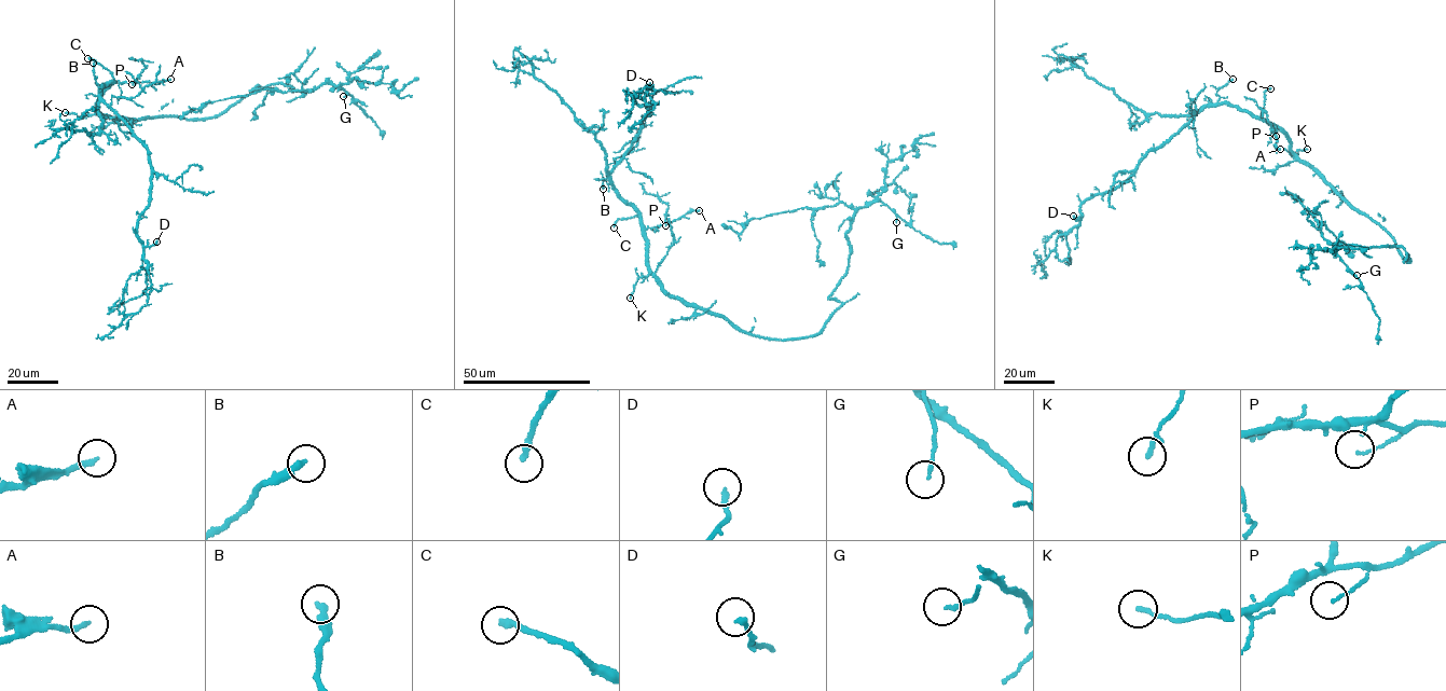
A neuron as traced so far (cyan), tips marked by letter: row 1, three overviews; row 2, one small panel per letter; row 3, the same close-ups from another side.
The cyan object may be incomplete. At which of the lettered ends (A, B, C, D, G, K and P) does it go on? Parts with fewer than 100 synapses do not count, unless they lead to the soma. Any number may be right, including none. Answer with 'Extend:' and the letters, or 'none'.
Extend: none

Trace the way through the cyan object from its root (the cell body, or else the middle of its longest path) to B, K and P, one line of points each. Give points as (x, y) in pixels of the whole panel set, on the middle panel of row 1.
B: (672, 296), (646, 261), (647, 239), (637, 211), (604, 180), (603, 189)
K: (672, 296), (650, 273), (637, 280), (630, 298)
P: (672, 296), (650, 272), (646, 259), (645, 231), (669, 222), (665, 225)

